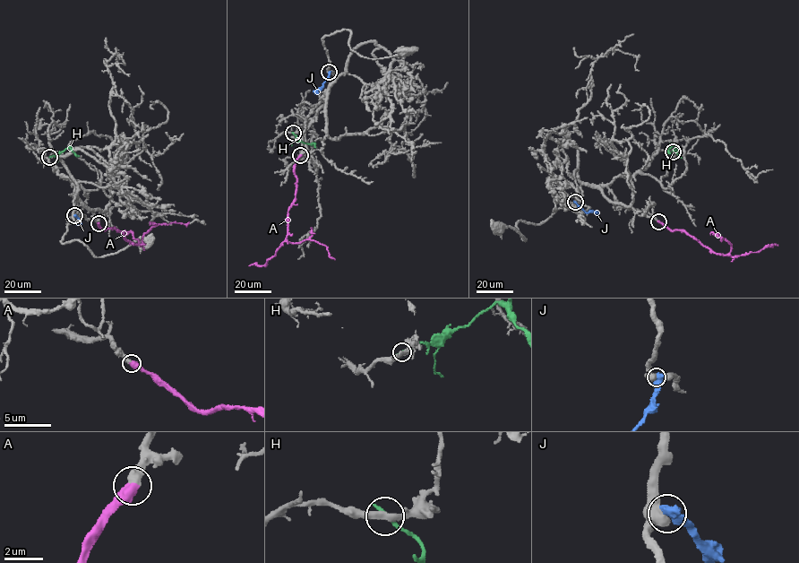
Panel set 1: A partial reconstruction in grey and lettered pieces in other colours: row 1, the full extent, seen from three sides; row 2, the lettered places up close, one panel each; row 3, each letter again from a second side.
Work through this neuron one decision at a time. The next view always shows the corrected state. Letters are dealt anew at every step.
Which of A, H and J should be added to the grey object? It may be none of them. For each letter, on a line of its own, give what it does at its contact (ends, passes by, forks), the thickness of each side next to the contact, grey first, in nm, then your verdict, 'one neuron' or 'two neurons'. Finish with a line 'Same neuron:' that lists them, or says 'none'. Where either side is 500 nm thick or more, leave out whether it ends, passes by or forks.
A: 440/550 nm | one neuron
H: it ends | 340/240 nm | two neurons
J: 460/600 nm | two neurons
Same neuron: A

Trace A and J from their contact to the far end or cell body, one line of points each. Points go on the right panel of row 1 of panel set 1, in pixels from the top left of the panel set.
A: (657, 221), (670, 229), (685, 231), (715, 253), (727, 255), (731, 245), (717, 235), (722, 237)
J: (575, 202), (587, 212), (598, 212)

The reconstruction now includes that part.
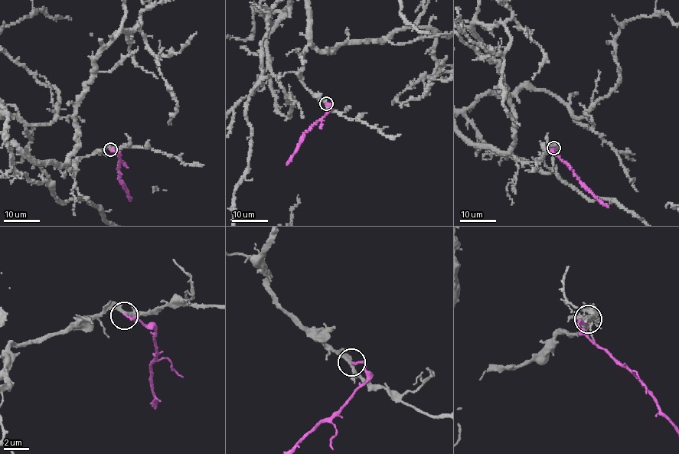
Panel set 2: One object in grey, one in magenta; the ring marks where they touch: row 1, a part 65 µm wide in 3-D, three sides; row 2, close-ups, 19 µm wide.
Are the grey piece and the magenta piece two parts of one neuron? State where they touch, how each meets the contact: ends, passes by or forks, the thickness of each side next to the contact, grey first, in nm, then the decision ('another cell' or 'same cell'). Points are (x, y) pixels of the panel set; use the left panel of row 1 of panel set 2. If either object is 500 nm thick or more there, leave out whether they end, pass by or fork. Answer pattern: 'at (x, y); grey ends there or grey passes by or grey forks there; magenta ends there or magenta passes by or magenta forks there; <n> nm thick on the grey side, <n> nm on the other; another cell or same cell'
at (110, 149); grey forks there; magenta ends there; 220 nm thick on the grey side, 180 nm on the other; same cell

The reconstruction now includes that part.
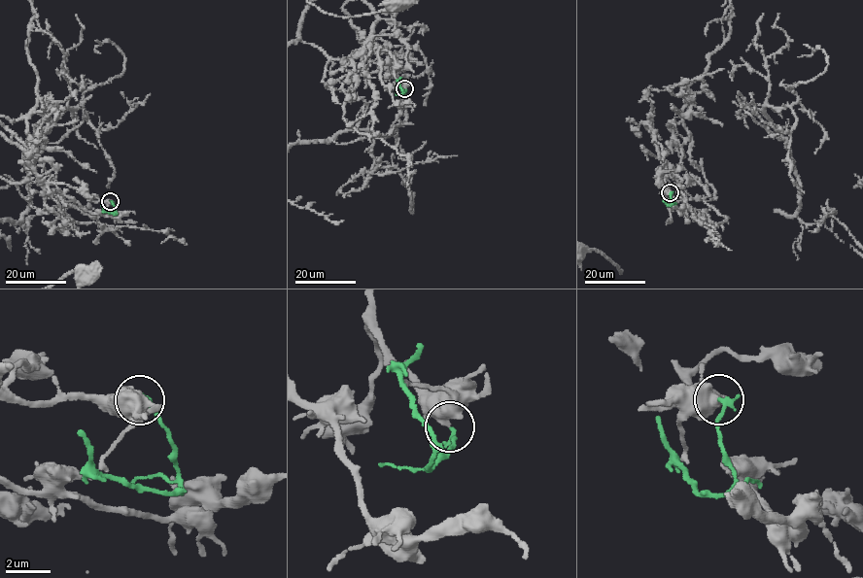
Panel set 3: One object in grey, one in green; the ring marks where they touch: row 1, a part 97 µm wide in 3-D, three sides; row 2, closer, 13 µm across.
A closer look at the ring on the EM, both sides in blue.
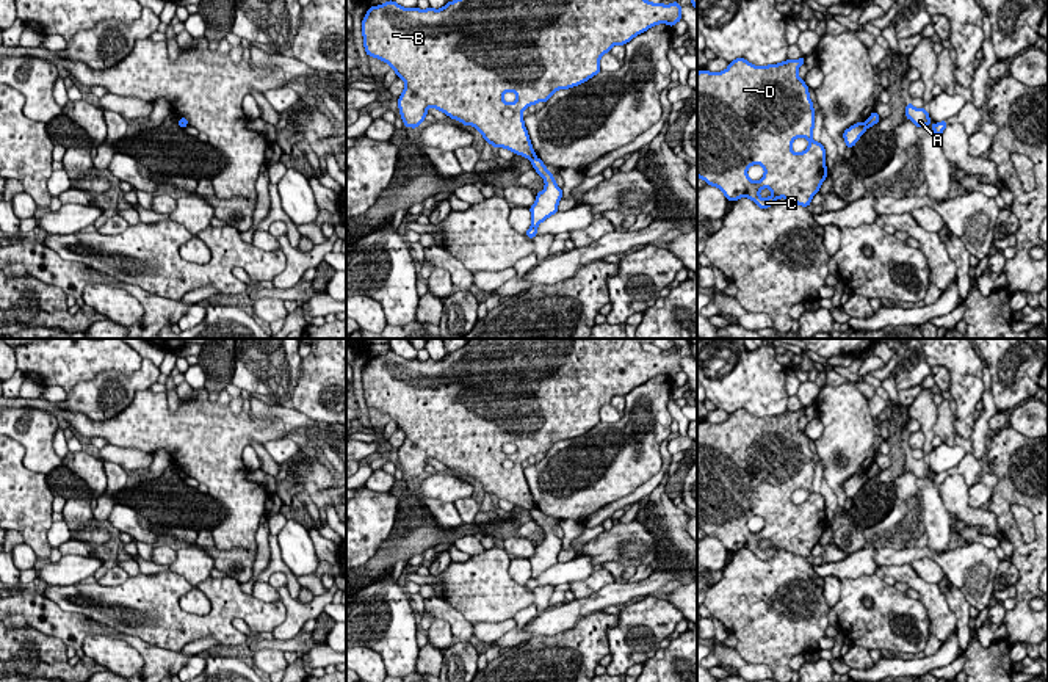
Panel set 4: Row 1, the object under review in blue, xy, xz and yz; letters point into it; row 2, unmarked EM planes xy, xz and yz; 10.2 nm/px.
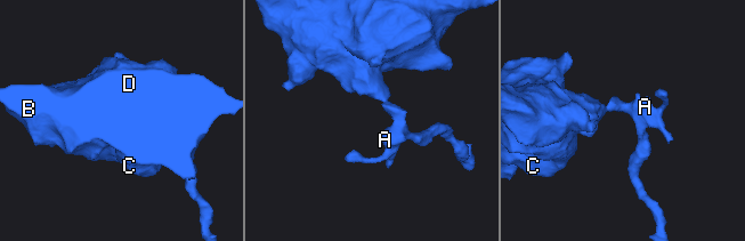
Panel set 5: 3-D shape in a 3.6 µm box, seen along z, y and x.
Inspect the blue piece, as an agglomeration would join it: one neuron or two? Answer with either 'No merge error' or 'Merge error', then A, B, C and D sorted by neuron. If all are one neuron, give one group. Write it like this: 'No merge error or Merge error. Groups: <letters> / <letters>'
Merge error. Groups: A / B C D

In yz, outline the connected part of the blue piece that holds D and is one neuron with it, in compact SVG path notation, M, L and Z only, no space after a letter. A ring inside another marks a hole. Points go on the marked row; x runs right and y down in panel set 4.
M800 56L796 61L786 60L779 64L753 66L744 58L728 63L722 72L697 72L697 177L706 185L721 188L727 201L741 198L752 199L760 209L766 210L779 198L807 207L811 198L819 191L827 177L826 149L821 143L813 141L815 110L810 100L808 86L799 78L799 66L805 63ZM796 138L807 138L808 147L796 154L791 144ZM752 165L761 165L764 176L752 182L747 169Z

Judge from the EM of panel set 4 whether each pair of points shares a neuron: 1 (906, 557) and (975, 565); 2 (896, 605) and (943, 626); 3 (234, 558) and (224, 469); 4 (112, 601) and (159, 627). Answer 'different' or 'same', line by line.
1: same
2: different
3: different
4: same

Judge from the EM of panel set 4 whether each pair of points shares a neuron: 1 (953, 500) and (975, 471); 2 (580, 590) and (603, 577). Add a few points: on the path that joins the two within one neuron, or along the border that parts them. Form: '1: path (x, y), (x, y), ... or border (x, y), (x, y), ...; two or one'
1: border (948, 474), (959, 474), (968, 488); two
2: path (586, 588), (597, 580); one

